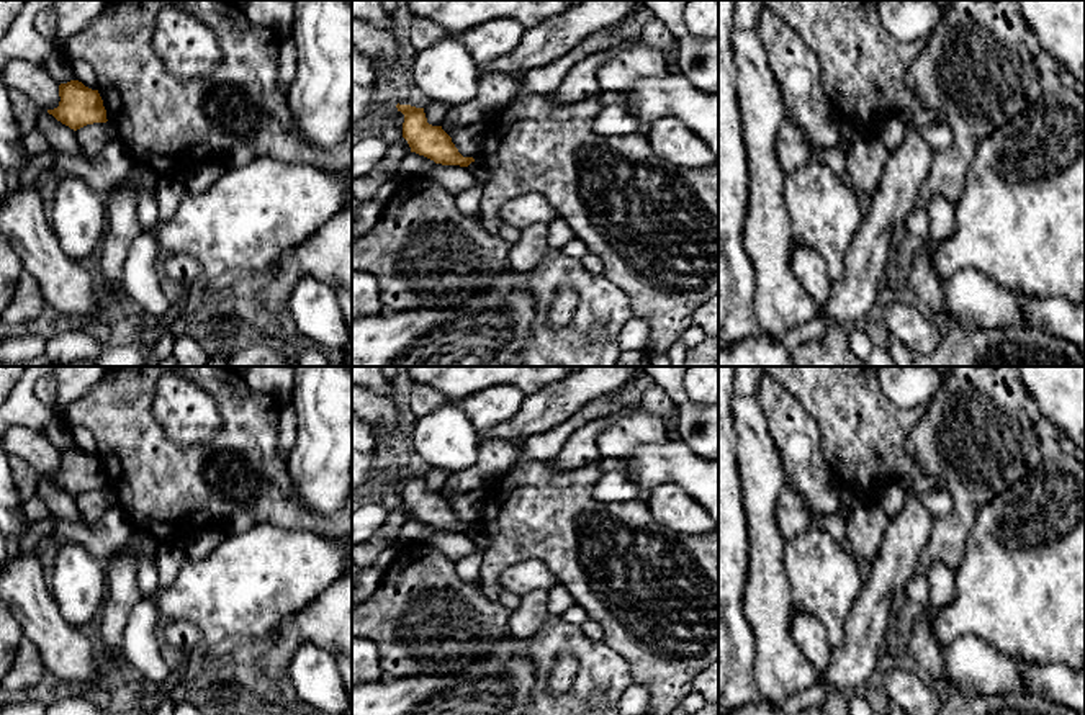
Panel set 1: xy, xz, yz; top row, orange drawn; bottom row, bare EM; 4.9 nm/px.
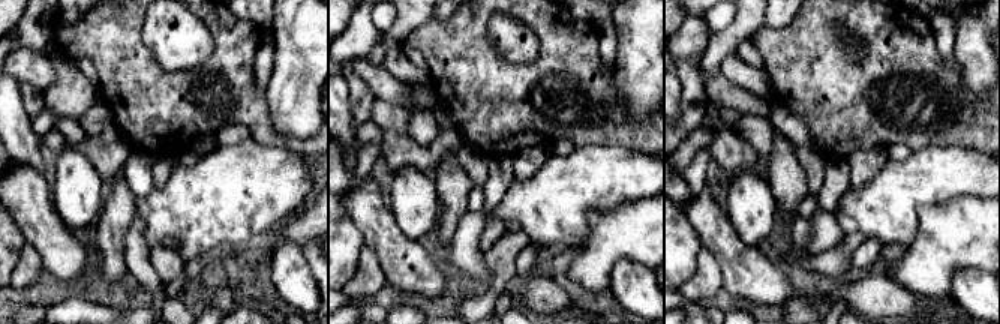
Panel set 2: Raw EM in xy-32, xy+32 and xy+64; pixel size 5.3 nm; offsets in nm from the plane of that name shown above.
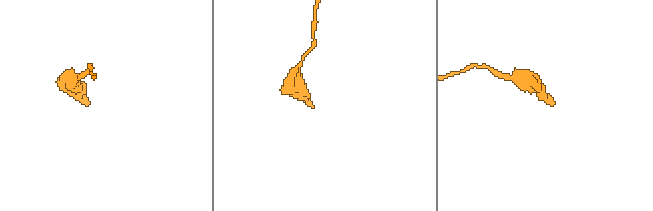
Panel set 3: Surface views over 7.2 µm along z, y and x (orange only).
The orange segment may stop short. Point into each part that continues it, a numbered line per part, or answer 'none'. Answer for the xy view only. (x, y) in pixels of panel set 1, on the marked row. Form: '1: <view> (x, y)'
none

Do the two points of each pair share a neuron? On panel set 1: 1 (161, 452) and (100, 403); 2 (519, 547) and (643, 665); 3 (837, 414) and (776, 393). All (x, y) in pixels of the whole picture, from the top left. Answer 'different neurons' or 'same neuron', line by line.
1: same neuron
2: same neuron
3: different neurons

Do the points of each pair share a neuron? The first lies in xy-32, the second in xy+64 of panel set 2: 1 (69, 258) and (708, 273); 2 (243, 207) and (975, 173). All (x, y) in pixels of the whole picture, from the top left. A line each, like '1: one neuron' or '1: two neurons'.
1: two neurons
2: one neuron

